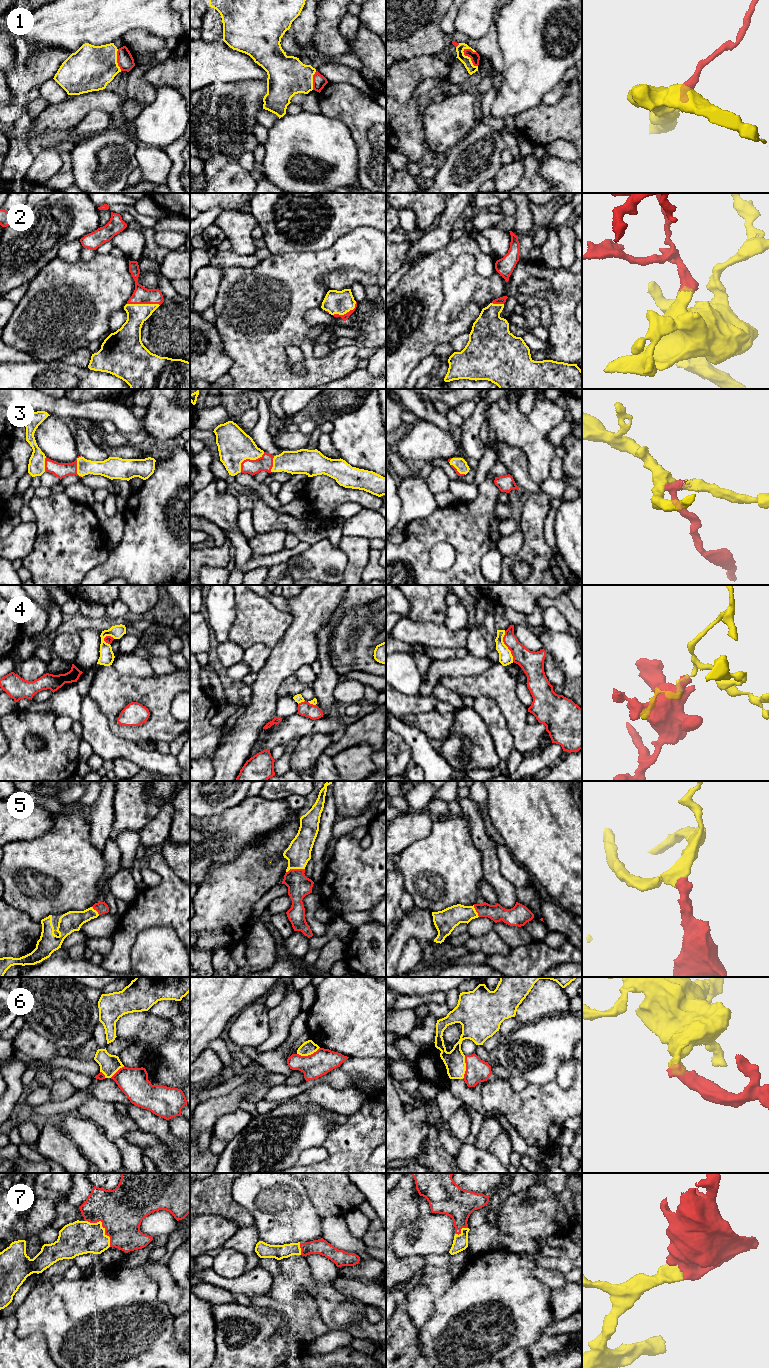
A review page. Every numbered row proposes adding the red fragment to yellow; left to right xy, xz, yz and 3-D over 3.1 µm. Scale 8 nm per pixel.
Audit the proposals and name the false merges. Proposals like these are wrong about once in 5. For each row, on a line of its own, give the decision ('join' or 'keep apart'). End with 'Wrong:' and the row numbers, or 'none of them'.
1: keep apart
2: join
3: join
4: keep apart
5: join
6: keep apart
7: join
Wrong: 1, 4, 6

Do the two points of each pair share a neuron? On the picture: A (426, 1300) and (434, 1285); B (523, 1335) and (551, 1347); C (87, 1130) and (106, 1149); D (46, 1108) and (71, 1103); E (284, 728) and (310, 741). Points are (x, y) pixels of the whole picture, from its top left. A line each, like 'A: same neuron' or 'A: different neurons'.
A: different neurons
B: different neurons
C: same neuron
D: same neuron
E: different neurons

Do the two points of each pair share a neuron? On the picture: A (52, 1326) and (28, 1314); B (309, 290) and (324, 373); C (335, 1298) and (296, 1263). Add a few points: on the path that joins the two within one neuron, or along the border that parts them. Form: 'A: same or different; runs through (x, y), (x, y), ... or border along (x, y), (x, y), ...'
A: same; runs through (46, 1320), (41, 1315), (34, 1315)
B: same; runs through (298, 311), (298, 338), (306, 346), (308, 352)
C: same; runs through (324, 1293), (316, 1290), (302, 1274)

